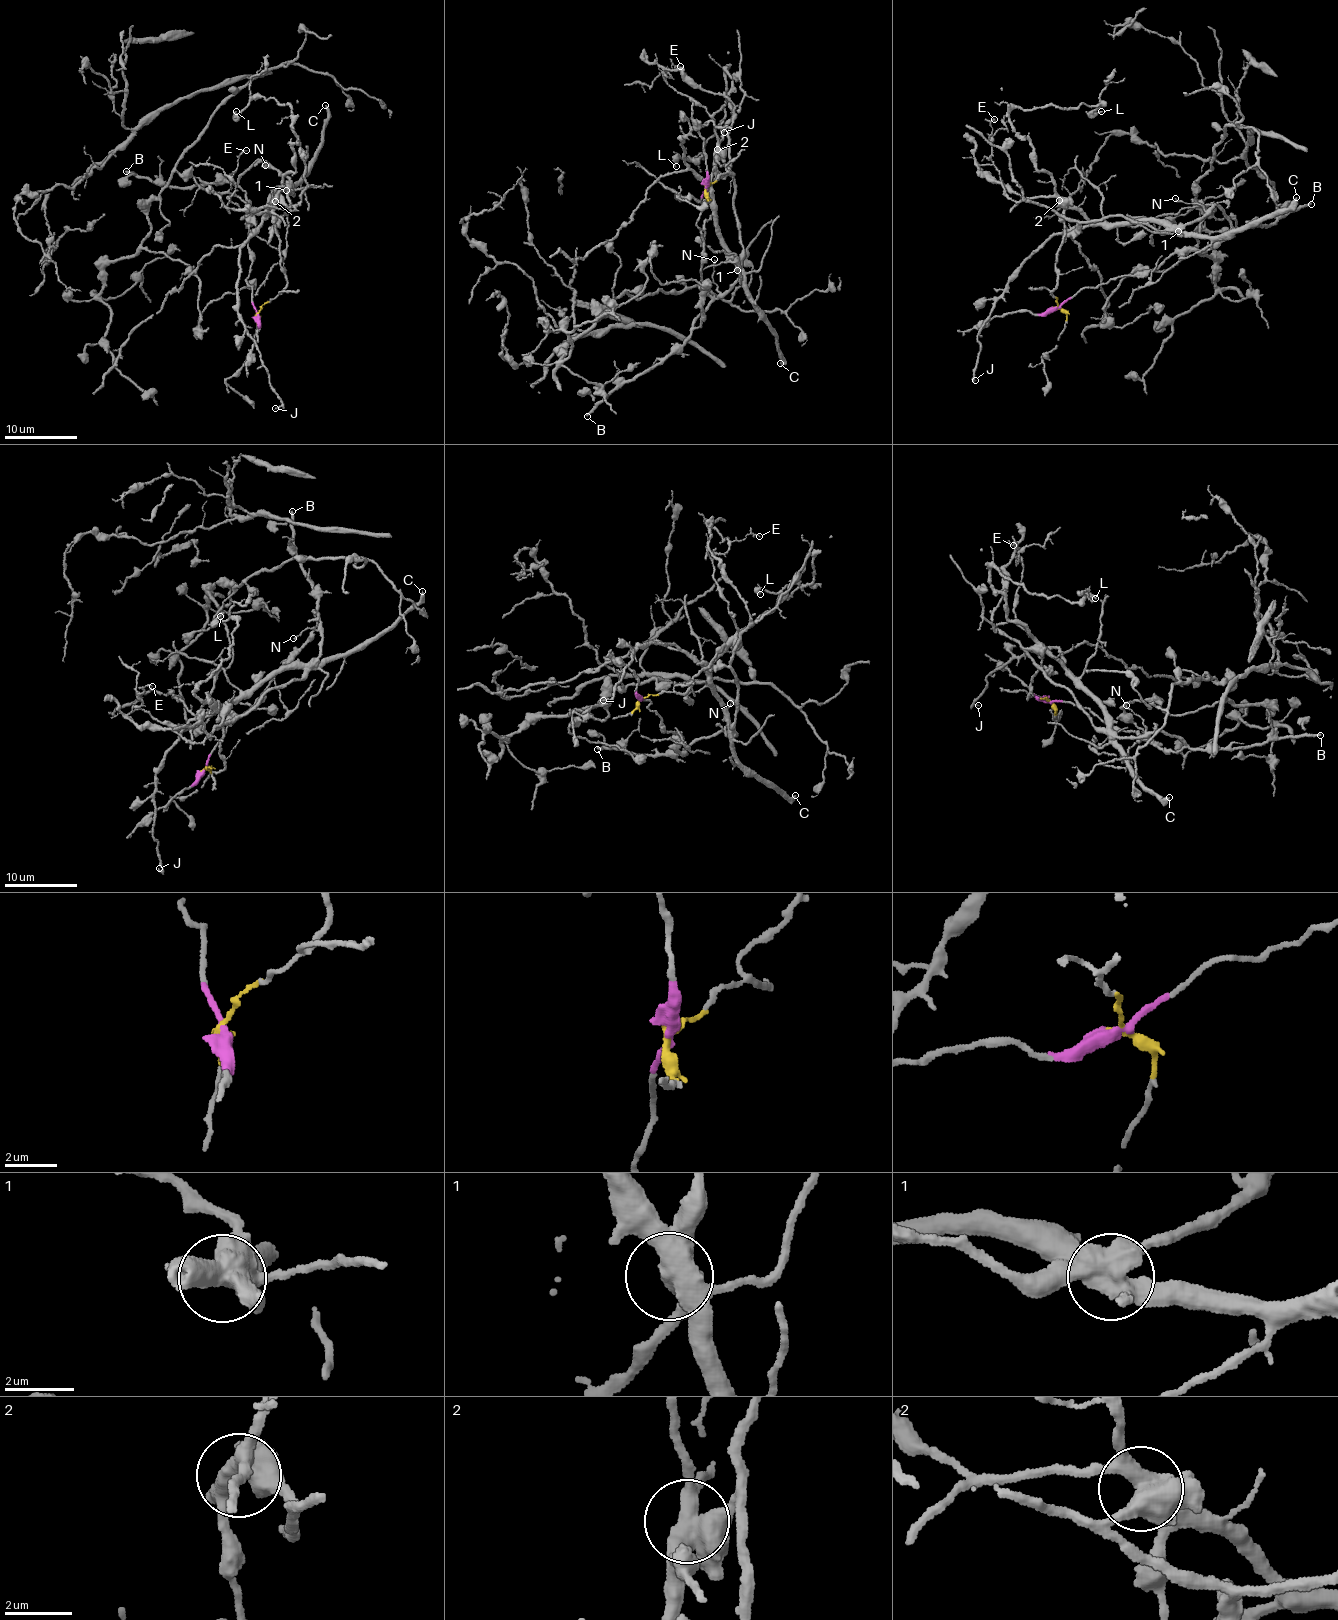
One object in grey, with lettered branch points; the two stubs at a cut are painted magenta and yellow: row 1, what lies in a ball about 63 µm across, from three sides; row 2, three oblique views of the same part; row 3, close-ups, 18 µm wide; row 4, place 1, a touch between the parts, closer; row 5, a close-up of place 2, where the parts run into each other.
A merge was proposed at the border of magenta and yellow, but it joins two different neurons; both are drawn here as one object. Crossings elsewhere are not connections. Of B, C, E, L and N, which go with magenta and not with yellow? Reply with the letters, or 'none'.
B, N

